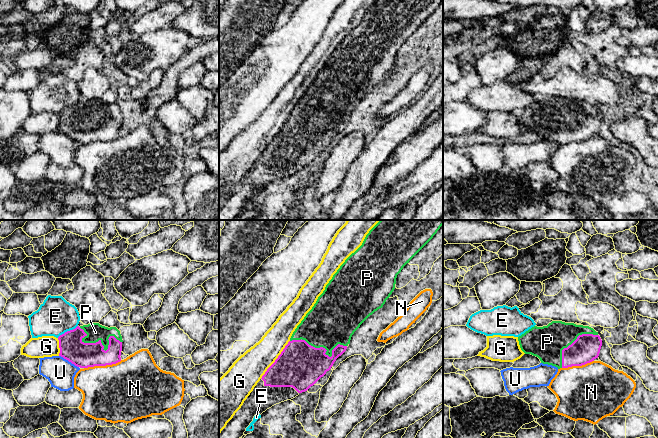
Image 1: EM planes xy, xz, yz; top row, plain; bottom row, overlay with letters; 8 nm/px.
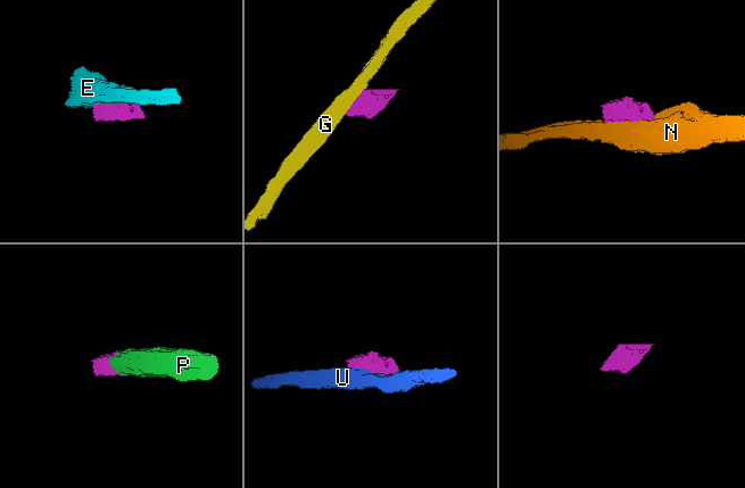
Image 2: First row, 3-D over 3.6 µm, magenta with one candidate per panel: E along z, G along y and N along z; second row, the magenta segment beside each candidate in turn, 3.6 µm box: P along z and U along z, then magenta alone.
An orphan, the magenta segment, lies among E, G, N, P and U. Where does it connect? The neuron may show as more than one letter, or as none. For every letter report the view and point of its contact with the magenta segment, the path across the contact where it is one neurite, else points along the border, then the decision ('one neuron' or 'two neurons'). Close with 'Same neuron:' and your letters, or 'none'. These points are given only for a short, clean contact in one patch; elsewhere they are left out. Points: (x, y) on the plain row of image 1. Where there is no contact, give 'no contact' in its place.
E: contact xy (67, 107); two neurons
G: contact xz (276, 135); border xz (289, 116), (275, 137), (260, 154); two neurons
N: contact xy (102, 141); two neurons
P: contact xy (100, 118); one neuron
U: contact xy (69, 137); two neurons
Same neuron: P

